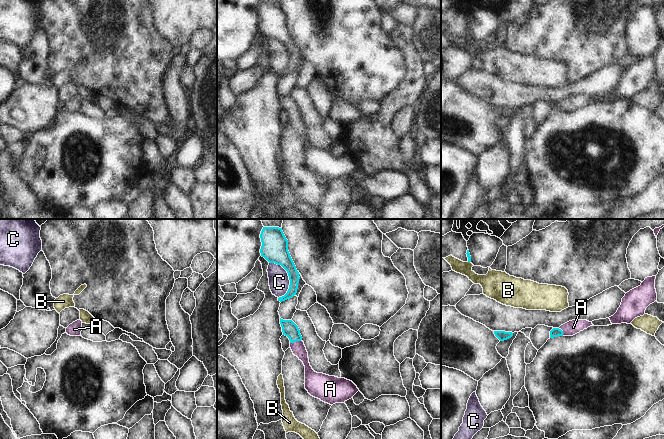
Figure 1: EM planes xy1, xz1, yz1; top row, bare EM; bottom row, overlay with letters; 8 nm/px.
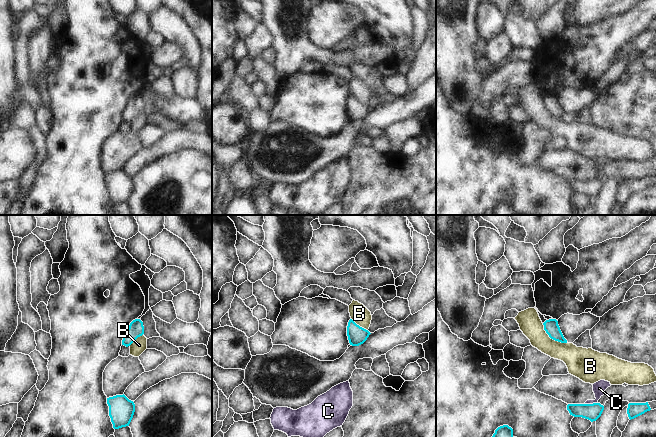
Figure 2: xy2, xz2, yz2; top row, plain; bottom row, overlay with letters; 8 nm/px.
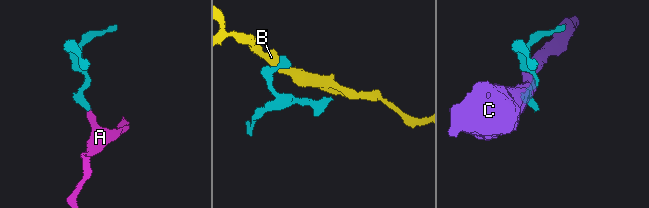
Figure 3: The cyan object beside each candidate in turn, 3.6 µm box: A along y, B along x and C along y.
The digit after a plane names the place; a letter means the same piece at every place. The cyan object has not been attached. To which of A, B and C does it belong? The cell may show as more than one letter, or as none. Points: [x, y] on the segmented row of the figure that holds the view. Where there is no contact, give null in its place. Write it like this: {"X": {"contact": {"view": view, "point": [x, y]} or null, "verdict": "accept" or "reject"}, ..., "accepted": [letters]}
{"A": {"contact": {"view": "xz1", "point": [295, 341]}, "verdict": "accept"}, "B": {"contact": {"view": "yz2", "point": [552, 338]}, "verdict": "reject"}, "C": {"contact": {"view": "xz1", "point": [289, 277]}, "verdict": "reject"}, "accepted": ["A"]}

